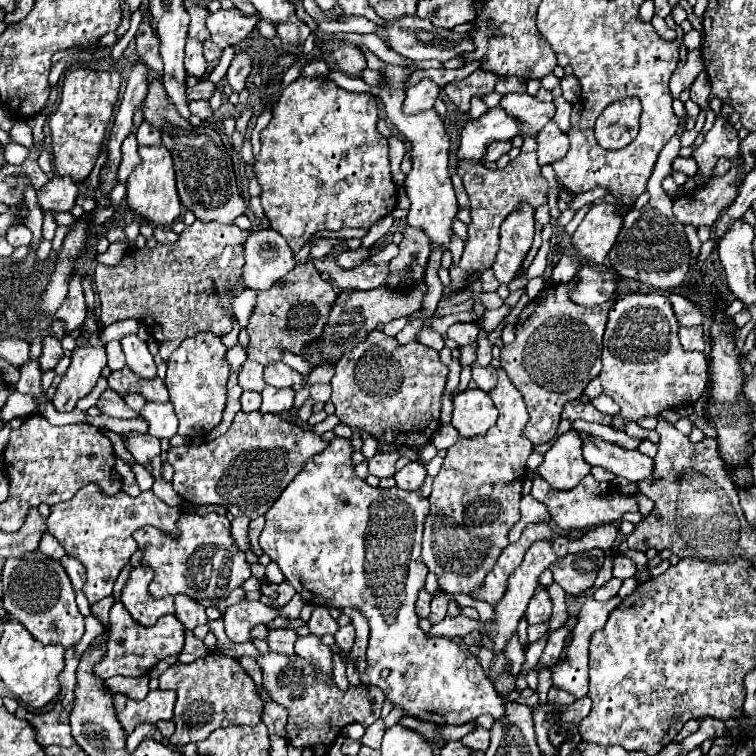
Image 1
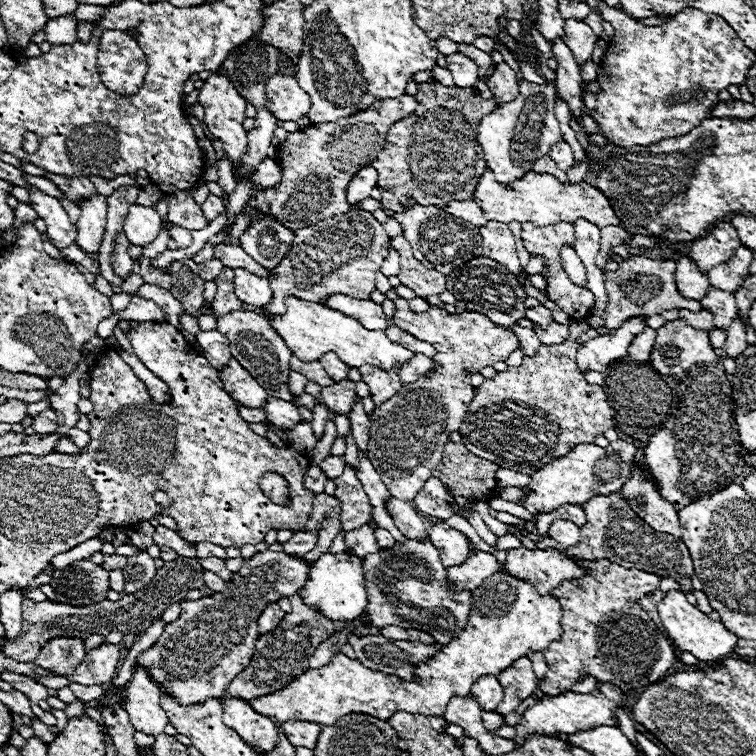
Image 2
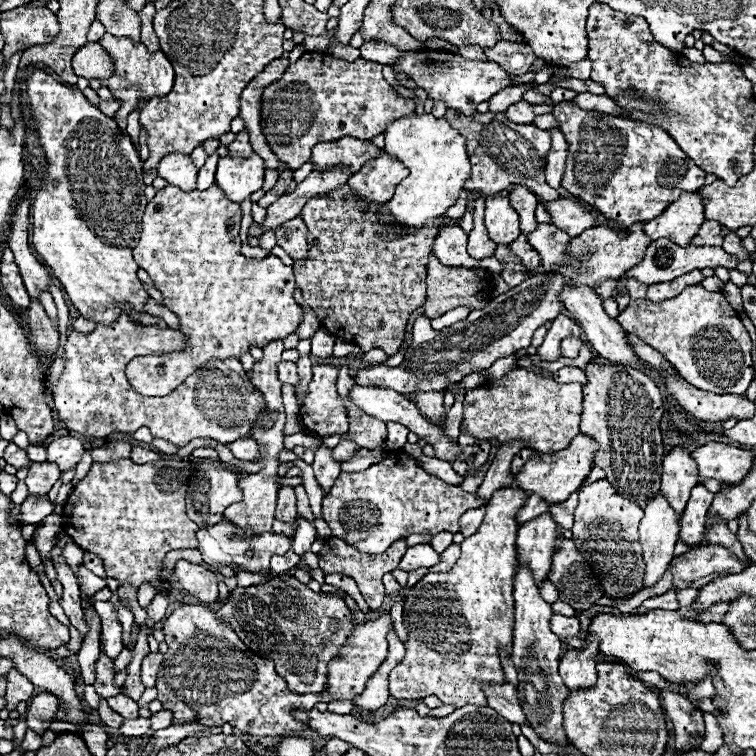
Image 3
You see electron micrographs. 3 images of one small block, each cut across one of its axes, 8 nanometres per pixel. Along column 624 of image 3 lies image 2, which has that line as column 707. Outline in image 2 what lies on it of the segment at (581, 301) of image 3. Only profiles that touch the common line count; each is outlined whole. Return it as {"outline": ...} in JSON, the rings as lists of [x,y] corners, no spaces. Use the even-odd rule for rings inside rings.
{"outline":[[[674,320],[674,322],[666,322],[656,332],[658,332],[656,344],[654,344],[654,350],[650,352],[650,360],[648,360],[648,364],[656,372],[660,372],[664,376],[680,376],[680,374],[686,374],[694,364],[704,364],[704,366],[706,364],[722,364],[728,374],[734,374],[734,368],[736,368],[734,360],[720,358],[714,354],[706,330],[694,330],[684,320]]]}

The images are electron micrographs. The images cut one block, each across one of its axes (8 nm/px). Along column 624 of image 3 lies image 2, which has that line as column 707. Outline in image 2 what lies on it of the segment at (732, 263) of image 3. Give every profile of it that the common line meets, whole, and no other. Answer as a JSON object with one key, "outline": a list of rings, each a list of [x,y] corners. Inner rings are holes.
{"outline":[[[688,256],[678,260],[674,280],[684,298],[702,300],[708,292],[708,276],[704,272],[700,272],[696,268],[696,264],[692,264],[692,260],[688,260]]]}

